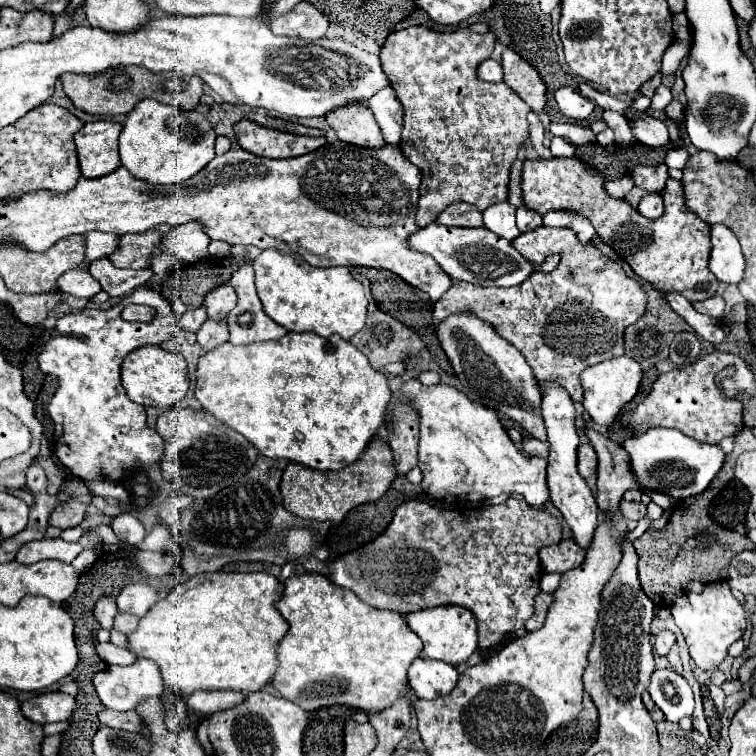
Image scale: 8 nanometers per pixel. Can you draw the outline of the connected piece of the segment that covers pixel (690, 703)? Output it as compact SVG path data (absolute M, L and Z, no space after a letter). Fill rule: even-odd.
M654 670L648 692L668 722L678 722L694 710L694 696L682 674L674 670Z

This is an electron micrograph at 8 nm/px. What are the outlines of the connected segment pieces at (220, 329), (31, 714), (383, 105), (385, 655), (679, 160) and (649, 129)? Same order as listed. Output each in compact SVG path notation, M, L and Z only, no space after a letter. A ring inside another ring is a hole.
M208 318L200 326L196 336L198 336L198 344L202 344L202 348L208 352L208 350L212 350L228 340L228 324L226 324L226 320Z
M46 692L28 698L22 704L22 714L36 724L68 720L74 710L74 698L62 692Z
M384 88L378 94L374 94L368 100L368 106L376 118L378 128L382 130L382 136L386 140L386 144L398 144L400 142L400 134L402 134L402 106L396 100L396 94L392 92L392 88Z
M316 572L294 574L284 580L284 596L278 602L278 612L290 624L290 630L278 644L278 670L272 686L288 700L304 710L342 704L362 710L372 716L390 708L398 698L406 698L408 704L416 700L408 684L408 666L420 656L422 644L416 634L410 632L400 612L378 610L358 600L350 590L338 588L326 576Z
M670 148L670 150L666 152L664 164L666 164L668 168L680 168L680 170L682 170L688 158L690 158L690 154L688 154L684 148Z
M628 110L624 116L630 124L634 138L640 144L646 144L652 148L660 148L668 144L668 130L662 120L650 116L648 112L638 112L638 110Z

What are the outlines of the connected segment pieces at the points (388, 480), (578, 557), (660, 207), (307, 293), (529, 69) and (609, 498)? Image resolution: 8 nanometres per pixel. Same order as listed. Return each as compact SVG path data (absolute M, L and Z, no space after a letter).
M374 436L364 454L344 466L342 470L334 472L322 472L322 470L312 470L304 464L292 462L286 466L280 482L280 492L282 492L282 504L288 508L288 512L300 516L300 518L310 518L310 520L334 520L340 522L348 510L352 510L358 504L374 502L378 500L396 480L396 470L394 470L394 460L392 460L392 450L390 446Z
M562 540L556 546L546 546L540 548L540 564L544 572L566 572L572 570L576 566L580 566L584 562L584 550L580 550L580 546L576 546L574 540Z
M646 194L640 204L638 204L638 212L650 220L656 220L662 216L664 212L664 204L662 204L662 196L660 194Z
M264 250L254 260L256 288L264 312L290 332L316 332L320 336L338 334L348 340L364 328L368 300L364 288L348 268L312 268L298 256Z
M510 48L502 54L502 68L504 82L530 106L532 112L542 112L546 106L546 84L540 72Z
M586 428L586 436L598 454L598 508L606 514L612 508L618 508L622 494L628 488L638 488L636 480L632 480L632 472L628 472L628 454L620 448L620 444L604 438L602 434Z

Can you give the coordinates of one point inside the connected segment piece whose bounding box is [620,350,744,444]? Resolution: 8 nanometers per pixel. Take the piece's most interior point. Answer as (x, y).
(688, 398)

